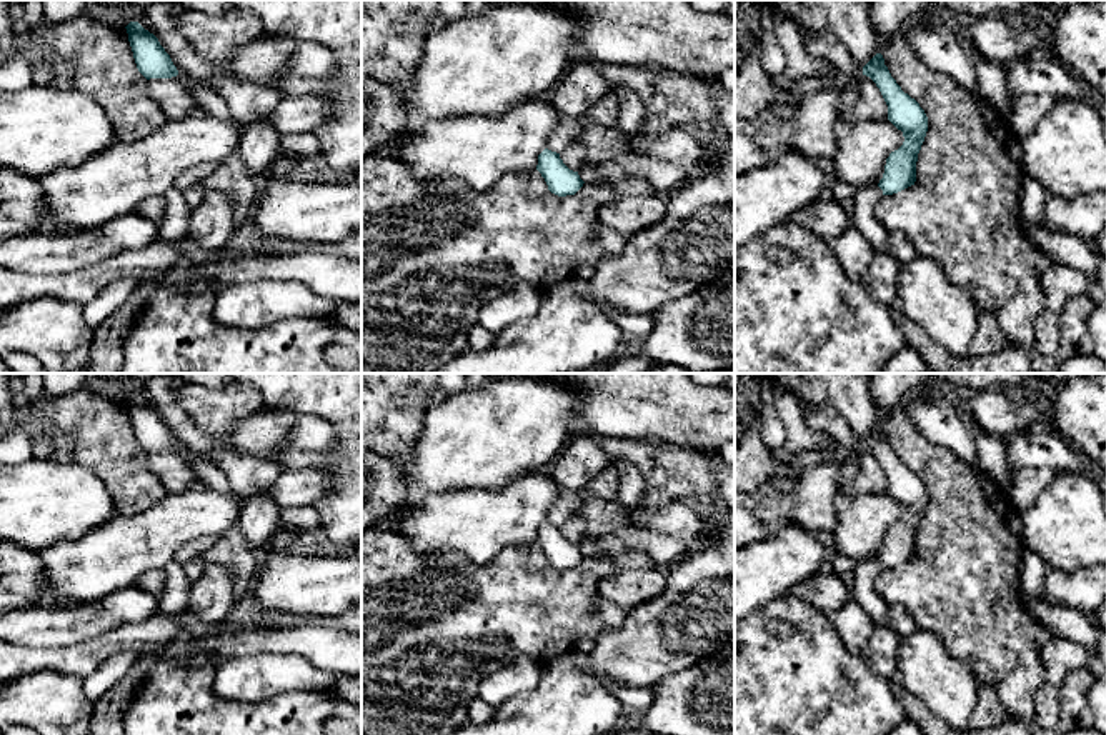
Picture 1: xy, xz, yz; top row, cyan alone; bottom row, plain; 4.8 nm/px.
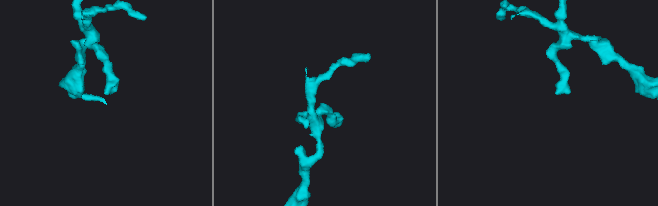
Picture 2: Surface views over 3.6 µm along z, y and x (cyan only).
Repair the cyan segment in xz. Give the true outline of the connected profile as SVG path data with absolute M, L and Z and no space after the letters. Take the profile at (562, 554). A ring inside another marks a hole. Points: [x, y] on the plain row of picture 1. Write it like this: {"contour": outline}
{"contour": "M548 522L538 528L536 543L545 552L548 563L558 570L575 568L585 557L578 545L563 537L560 527Z"}

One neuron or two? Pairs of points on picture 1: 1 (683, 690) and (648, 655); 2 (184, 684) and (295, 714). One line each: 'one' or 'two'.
1: two
2: one

